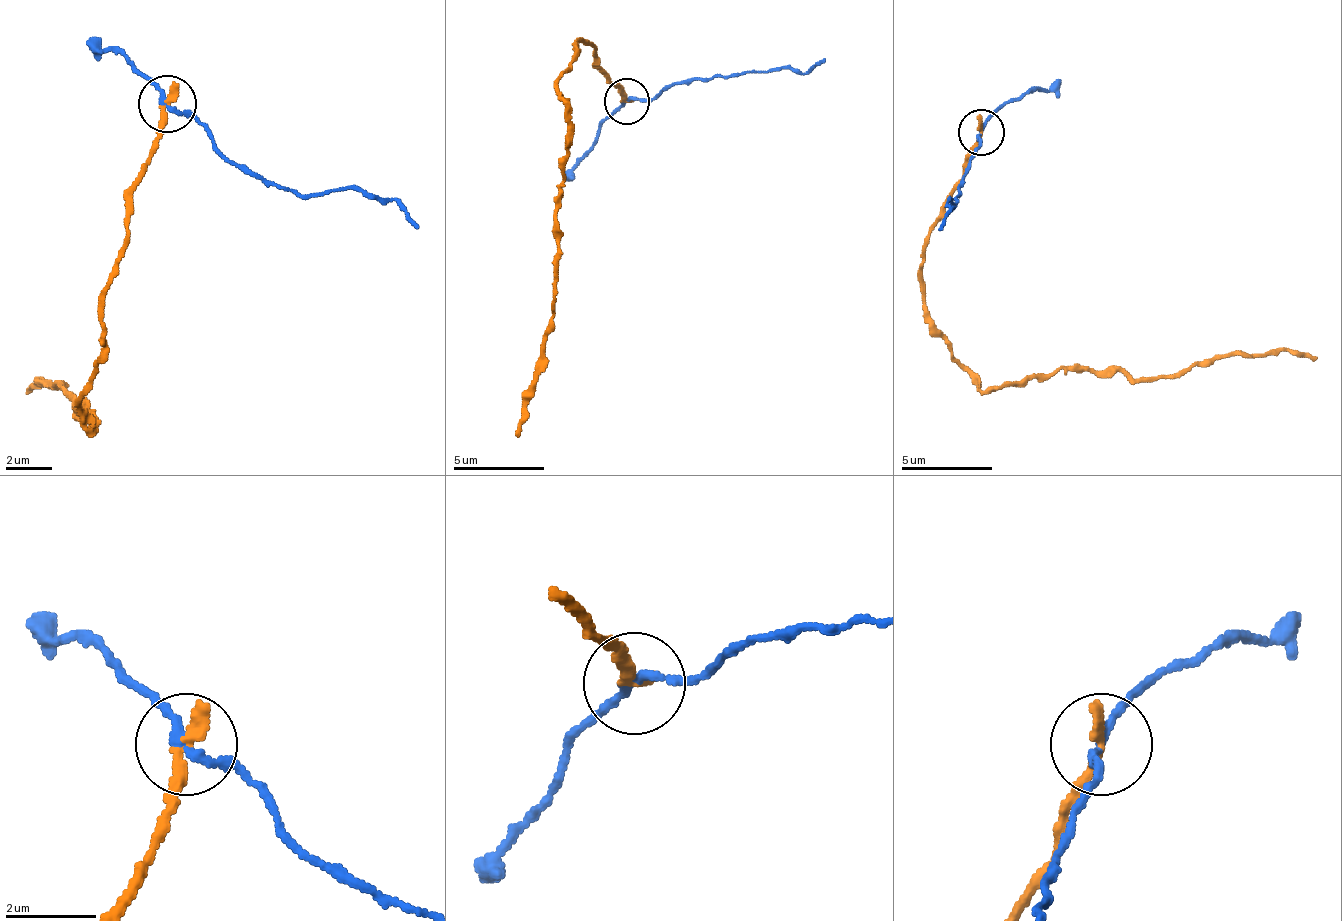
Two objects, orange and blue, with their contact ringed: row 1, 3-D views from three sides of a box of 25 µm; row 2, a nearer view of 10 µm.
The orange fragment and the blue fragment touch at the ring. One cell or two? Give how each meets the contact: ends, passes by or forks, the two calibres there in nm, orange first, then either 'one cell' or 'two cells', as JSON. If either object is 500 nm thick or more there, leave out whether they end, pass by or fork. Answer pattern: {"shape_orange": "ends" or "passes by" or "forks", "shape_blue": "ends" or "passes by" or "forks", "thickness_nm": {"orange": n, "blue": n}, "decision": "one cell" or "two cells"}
{"shape_orange": "ends", "shape_blue": "passes by", "thickness_nm": {"orange": 300, "blue": 180}, "decision": "two cells"}

